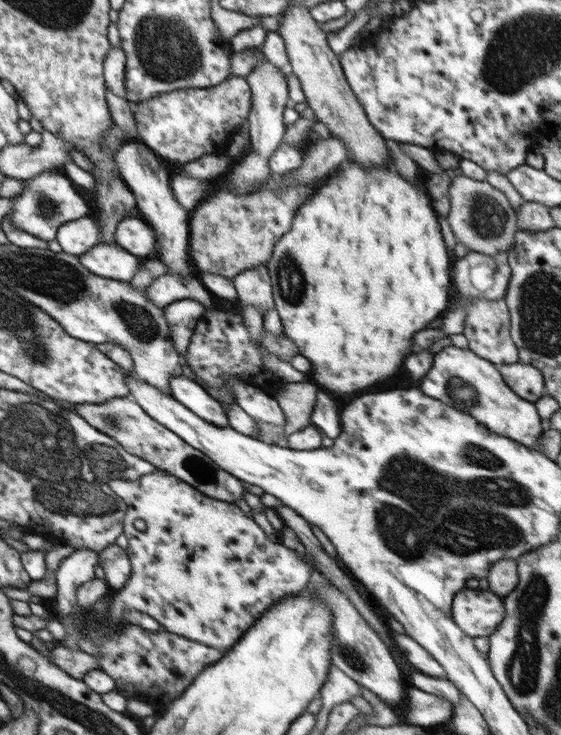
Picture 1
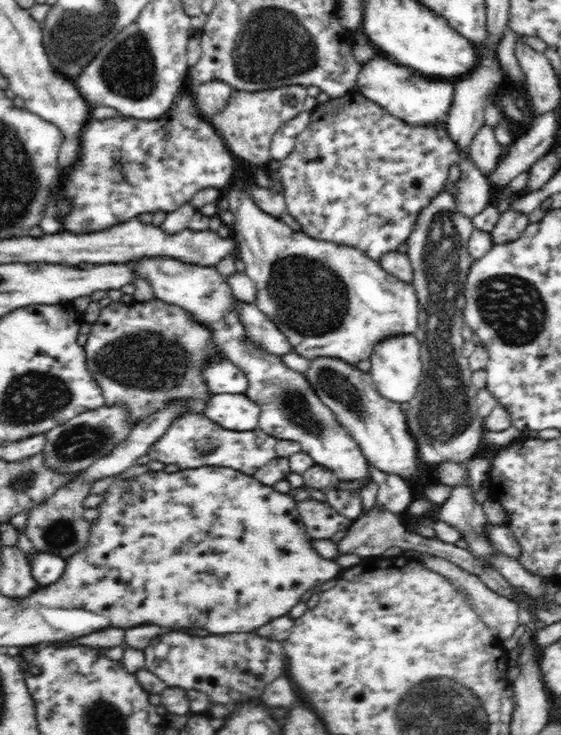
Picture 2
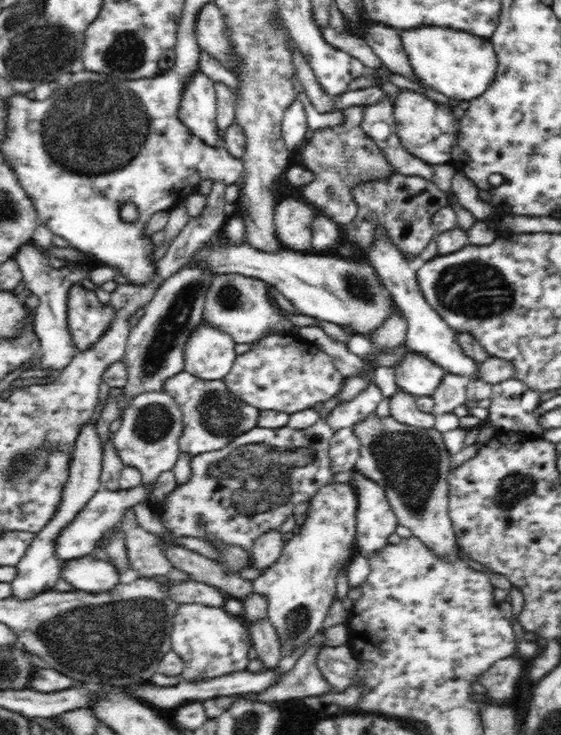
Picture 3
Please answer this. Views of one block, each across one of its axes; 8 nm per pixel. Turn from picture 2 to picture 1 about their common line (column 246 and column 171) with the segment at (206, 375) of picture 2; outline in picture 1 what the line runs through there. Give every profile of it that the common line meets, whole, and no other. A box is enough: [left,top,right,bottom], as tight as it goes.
[170,374,228,426]

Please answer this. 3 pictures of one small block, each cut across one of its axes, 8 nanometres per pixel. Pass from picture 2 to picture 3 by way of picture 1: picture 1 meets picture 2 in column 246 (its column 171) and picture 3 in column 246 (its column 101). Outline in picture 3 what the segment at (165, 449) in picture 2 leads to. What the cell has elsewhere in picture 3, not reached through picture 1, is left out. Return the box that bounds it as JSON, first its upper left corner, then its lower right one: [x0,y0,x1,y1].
[163,370,261,460]

